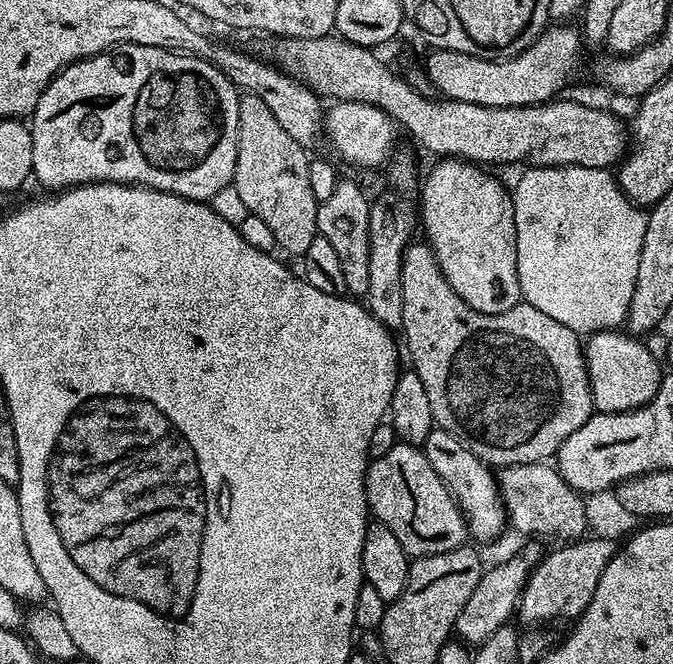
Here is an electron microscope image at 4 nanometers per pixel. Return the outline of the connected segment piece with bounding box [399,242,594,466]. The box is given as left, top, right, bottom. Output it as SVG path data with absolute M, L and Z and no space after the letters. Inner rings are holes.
M410 243L404 252L404 261L402 262L402 326L399 331L404 335L404 340L402 336L402 344L406 349L407 359L408 356L412 359L411 371L417 372L422 378L422 386L426 386L426 394L430 397L430 410L436 419L436 428L444 429L450 435L455 436L476 457L489 466L538 464L555 457L562 442L566 442L566 438L570 438L570 434L574 434L574 430L578 430L578 426L585 424L594 415L592 391L588 381L588 367L584 364L581 337L574 330L562 326L562 322L550 318L550 314L542 314L542 310L523 302L510 306L510 310L502 310L502 314L482 314L478 310L474 310L469 304L462 302L462 298L458 298L458 294L454 294L450 282L446 282L446 278L427 243L419 243Z

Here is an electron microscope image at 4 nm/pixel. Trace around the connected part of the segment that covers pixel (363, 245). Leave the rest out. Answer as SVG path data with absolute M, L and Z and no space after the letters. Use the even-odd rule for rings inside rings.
M337 179L330 198L317 203L316 230L338 253L347 295L352 298L367 297L370 286L370 196L354 181Z

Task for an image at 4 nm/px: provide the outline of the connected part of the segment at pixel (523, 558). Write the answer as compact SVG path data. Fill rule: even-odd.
M533 546L524 547L521 552L508 562L502 562L501 565L494 565L485 571L480 577L478 586L474 586L474 594L466 601L466 606L462 606L462 614L458 614L455 635L459 637L465 645L478 646L494 634L494 630L505 627L508 620L517 611L520 596L524 593L524 587L528 581L528 575L533 568L540 563L542 552Z

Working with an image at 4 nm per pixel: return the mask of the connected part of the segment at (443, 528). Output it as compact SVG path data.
M397 442L389 453L376 460L371 459L364 473L364 493L371 517L393 531L410 558L449 552L461 547L467 541L467 520L464 519L460 504L457 503L444 480L438 478L437 471L430 465L423 449L417 445Z

